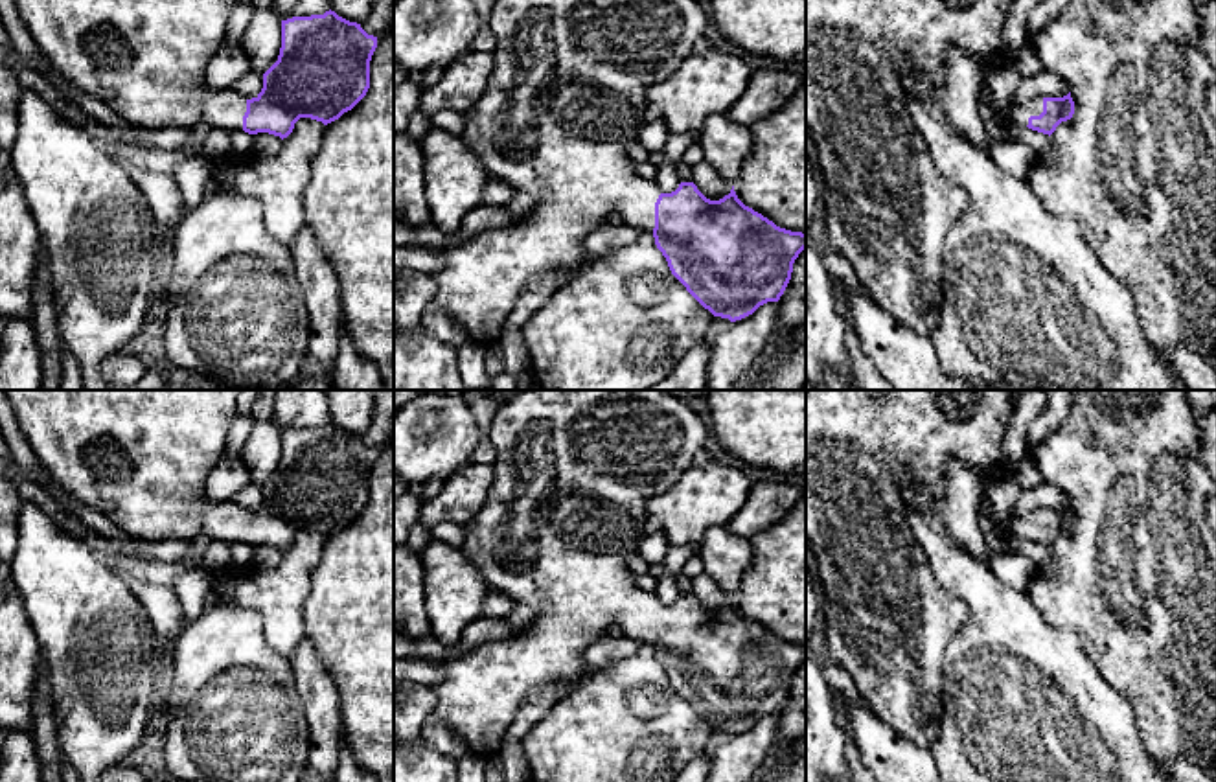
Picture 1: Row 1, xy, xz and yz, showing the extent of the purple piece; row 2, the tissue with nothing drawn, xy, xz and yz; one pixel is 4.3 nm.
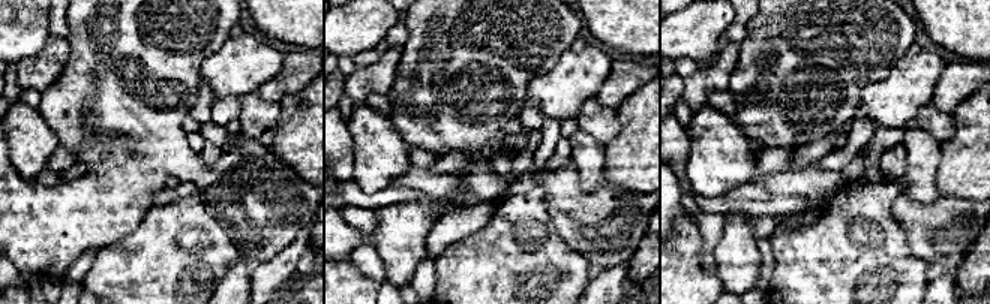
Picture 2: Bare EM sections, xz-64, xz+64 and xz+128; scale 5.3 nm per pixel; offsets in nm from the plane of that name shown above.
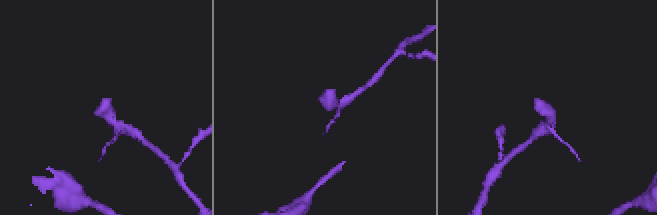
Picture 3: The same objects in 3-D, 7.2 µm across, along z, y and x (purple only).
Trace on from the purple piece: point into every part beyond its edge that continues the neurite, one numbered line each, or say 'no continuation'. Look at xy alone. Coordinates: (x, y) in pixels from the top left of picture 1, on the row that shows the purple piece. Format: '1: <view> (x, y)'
1: xy (146, 59)

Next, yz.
1: yz (1034, 105)

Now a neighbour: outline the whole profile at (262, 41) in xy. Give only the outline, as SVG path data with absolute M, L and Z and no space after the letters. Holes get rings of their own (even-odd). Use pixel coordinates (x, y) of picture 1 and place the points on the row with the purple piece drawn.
M256 9L248 28L237 40L241 52L250 63L250 70L263 75L280 55L281 48L281 17Z

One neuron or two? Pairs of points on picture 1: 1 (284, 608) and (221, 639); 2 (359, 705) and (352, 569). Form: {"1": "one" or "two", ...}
{"1": "two", "2": "one"}

